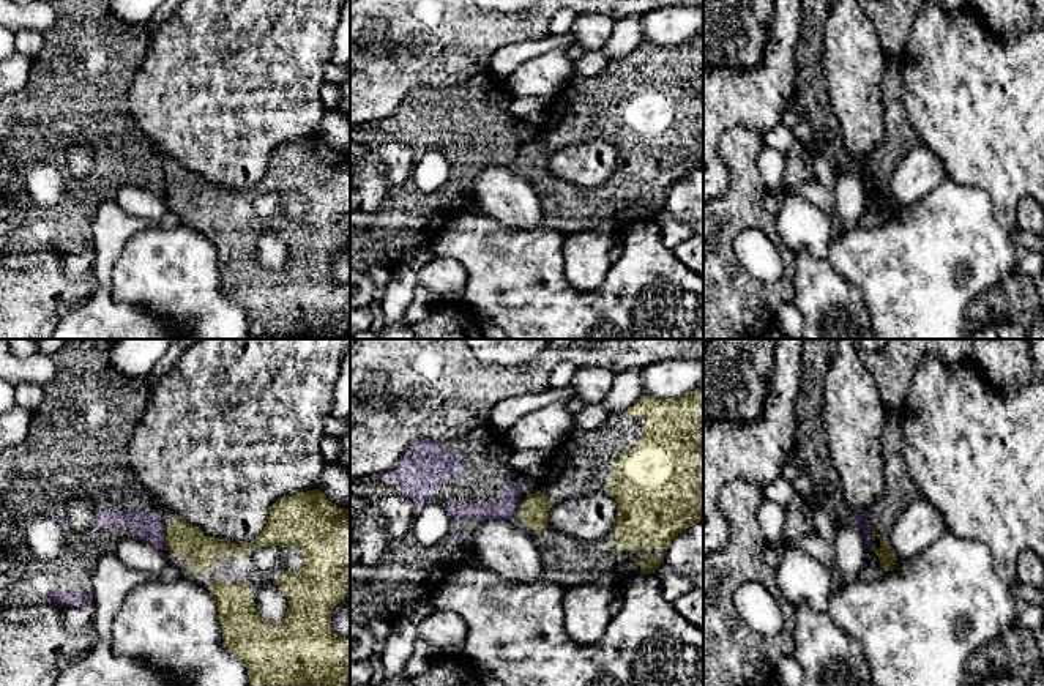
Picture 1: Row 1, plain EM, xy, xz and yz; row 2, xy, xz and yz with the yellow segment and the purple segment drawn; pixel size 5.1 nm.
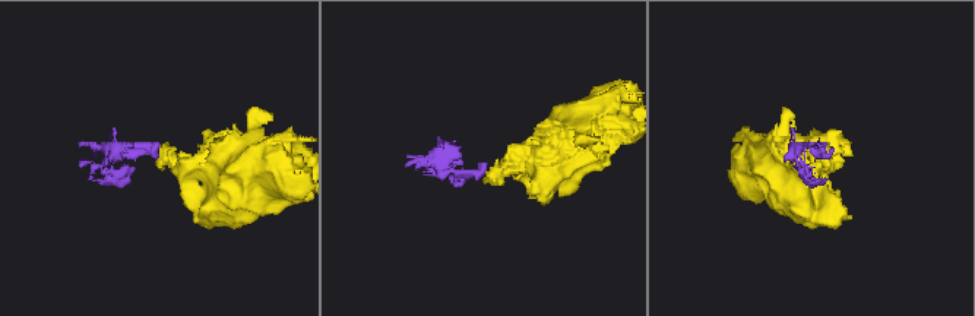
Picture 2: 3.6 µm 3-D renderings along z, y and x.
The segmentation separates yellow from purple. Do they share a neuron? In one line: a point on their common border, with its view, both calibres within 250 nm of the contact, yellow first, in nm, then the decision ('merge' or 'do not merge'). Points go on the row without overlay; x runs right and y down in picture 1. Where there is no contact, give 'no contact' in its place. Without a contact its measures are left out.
contact xy (166, 185); calibres 180 and 130 nm; do not merge

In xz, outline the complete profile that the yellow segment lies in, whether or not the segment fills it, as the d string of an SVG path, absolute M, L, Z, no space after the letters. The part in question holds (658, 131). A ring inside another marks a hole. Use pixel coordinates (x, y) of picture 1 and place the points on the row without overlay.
M703 28L694 38L670 46L639 44L632 54L606 66L588 79L566 82L552 98L546 123L536 139L520 144L511 172L525 178L541 203L541 227L565 235L582 230L607 230L621 237L639 222L654 221L664 210L673 185L683 177L703 169ZM596 137L609 139L618 150L615 173L596 186L580 186L554 178L549 172L549 156L558 148L587 142Z

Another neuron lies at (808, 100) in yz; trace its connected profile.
M796 65L796 87L790 109L811 118L815 139L836 175L848 172L856 175L864 185L866 196L871 197L874 186L867 170L869 158L855 158L845 150L823 90L823 65Z

